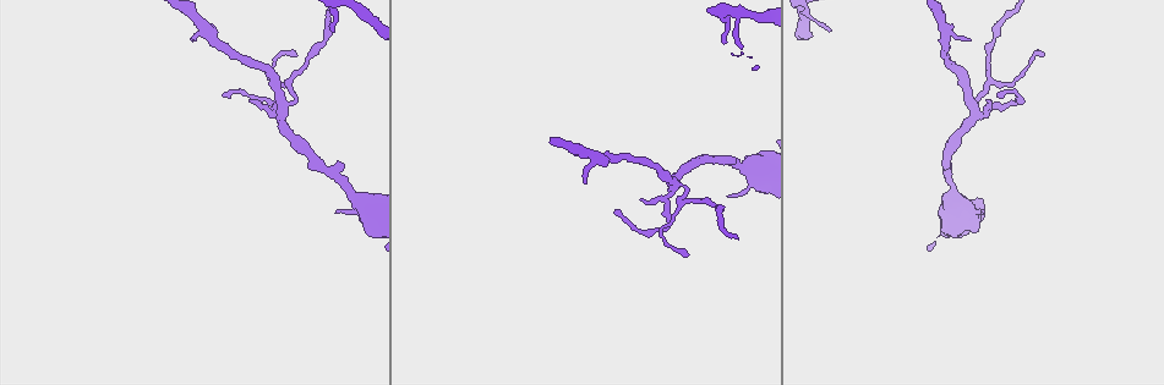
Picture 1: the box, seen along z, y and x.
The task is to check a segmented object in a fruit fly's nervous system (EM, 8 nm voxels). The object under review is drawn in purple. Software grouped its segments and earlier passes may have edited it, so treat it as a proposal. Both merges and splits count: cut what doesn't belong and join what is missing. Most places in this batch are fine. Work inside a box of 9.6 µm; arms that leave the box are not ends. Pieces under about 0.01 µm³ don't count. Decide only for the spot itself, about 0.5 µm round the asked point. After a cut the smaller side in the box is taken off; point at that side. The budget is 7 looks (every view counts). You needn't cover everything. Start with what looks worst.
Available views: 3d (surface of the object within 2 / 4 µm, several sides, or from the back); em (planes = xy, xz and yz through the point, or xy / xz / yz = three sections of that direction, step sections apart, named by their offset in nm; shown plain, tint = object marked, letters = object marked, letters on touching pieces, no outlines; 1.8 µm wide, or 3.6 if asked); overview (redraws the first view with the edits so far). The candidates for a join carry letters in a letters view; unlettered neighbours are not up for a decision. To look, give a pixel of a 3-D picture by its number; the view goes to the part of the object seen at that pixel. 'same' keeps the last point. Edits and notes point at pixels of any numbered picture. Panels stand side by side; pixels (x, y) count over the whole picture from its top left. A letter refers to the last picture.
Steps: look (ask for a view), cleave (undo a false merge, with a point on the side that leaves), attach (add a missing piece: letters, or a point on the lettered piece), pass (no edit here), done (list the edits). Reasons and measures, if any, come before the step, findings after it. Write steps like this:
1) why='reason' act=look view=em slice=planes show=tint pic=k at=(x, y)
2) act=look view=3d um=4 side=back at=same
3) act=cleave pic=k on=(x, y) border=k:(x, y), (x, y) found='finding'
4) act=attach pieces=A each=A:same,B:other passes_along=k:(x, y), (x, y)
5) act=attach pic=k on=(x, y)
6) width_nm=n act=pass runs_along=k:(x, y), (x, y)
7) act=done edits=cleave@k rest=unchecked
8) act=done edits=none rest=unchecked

why='an open end' act=look view=3d um=4 pic=1 at=(333, 31)

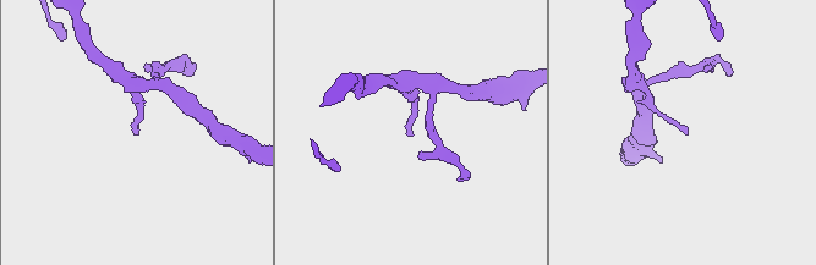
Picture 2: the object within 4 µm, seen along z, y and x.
act=look view=em slice=xy step=16 show=tint pic=2 at=(688, 135)

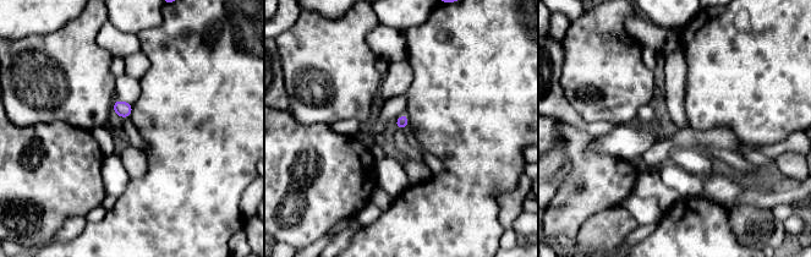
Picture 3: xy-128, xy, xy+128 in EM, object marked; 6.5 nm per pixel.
why='another direction' act=look view=em slice=planes show=letters at=same

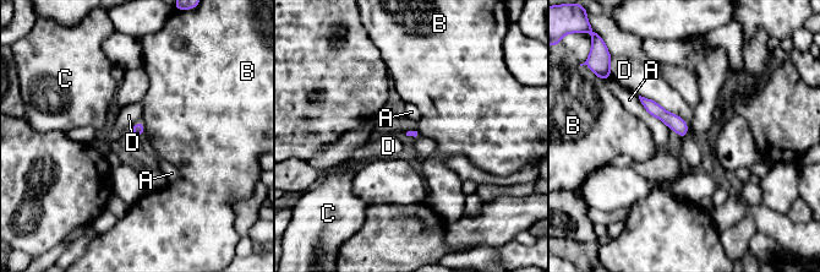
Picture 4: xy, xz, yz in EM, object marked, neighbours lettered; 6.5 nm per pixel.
act=pass each=A:other,B:other,C:other,D:other runs_along=4:(644, 101), (684, 131) found='no lettered piece goes on from it'

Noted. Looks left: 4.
why='sudden change in width' act=look view=3d um=4 side=back pic=1 at=(365, 201)

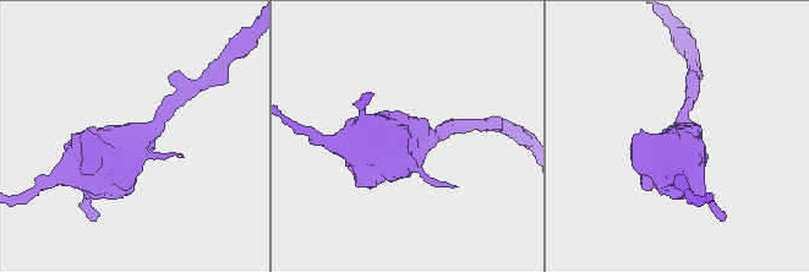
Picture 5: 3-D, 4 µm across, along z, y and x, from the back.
why='now the EM' act=look view=em um=3.6 slice=planes show=letters pic=5 at=(131, 140)

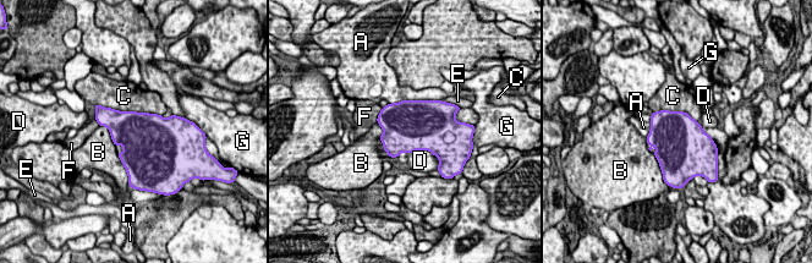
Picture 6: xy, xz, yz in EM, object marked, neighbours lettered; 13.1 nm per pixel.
longest_contact=C:850nm act=pass each=A:other,B:other,C:other,D:other,E:other,F:other,G:other border=6:(97, 104), (160, 115) found='all the same neuron'

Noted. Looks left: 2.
why='branch point' act=look view=em slice=planes show=tint pic=1 at=(674, 185)

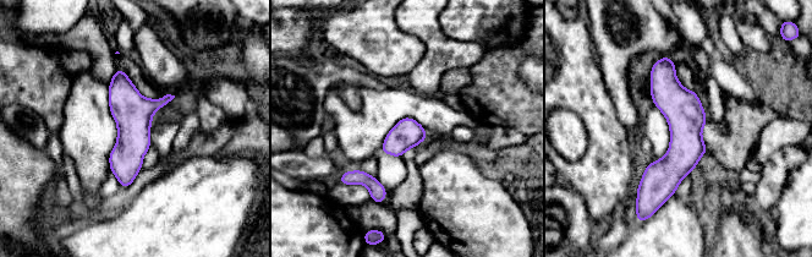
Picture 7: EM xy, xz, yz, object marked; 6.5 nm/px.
why='what lies round it' act=look view=em slice=planes show=letters at=same

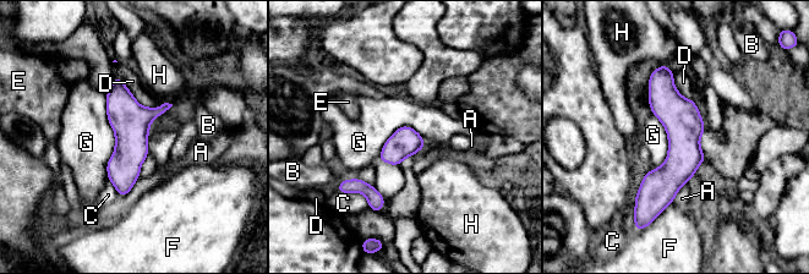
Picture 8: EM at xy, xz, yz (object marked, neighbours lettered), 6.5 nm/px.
width_nm=190 act=pass each=A:other,B:other,C:other,D:other,E:other,F:other,G:other,H:other border=8:(105, 94), (114, 132), (109, 180) found='one neuron here'

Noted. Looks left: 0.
act=done edits=none rest=unchecked

